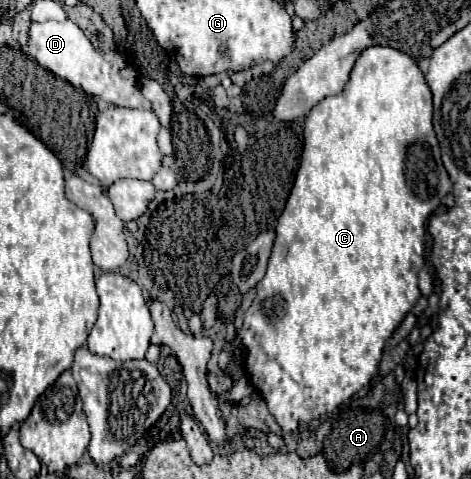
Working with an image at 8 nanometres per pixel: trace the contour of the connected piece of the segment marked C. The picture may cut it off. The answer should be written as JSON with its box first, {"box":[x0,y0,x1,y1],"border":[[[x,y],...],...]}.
{"box":[239,46,451,436],"border":[[[371,46],[363,50],[363,54],[357,58],[353,66],[353,72],[345,90],[337,96],[323,98],[305,118],[305,146],[303,146],[301,166],[297,170],[293,190],[289,194],[289,200],[277,224],[277,238],[275,238],[275,246],[269,258],[267,274],[257,284],[257,296],[253,304],[249,306],[249,310],[245,312],[243,328],[239,330],[241,342],[247,349],[246,374],[254,389],[261,392],[263,400],[267,402],[269,412],[273,414],[275,422],[281,426],[283,432],[291,432],[299,436],[299,424],[309,424],[321,414],[335,410],[343,400],[351,398],[355,392],[367,386],[379,370],[385,342],[391,338],[395,328],[403,322],[407,312],[421,298],[421,292],[417,288],[417,272],[423,266],[425,222],[429,220],[433,210],[441,204],[441,198],[451,190],[451,180],[441,162],[439,144],[433,132],[431,118],[433,118],[431,90],[419,66],[415,64],[411,56],[393,48],[383,48],[383,46]]]}

